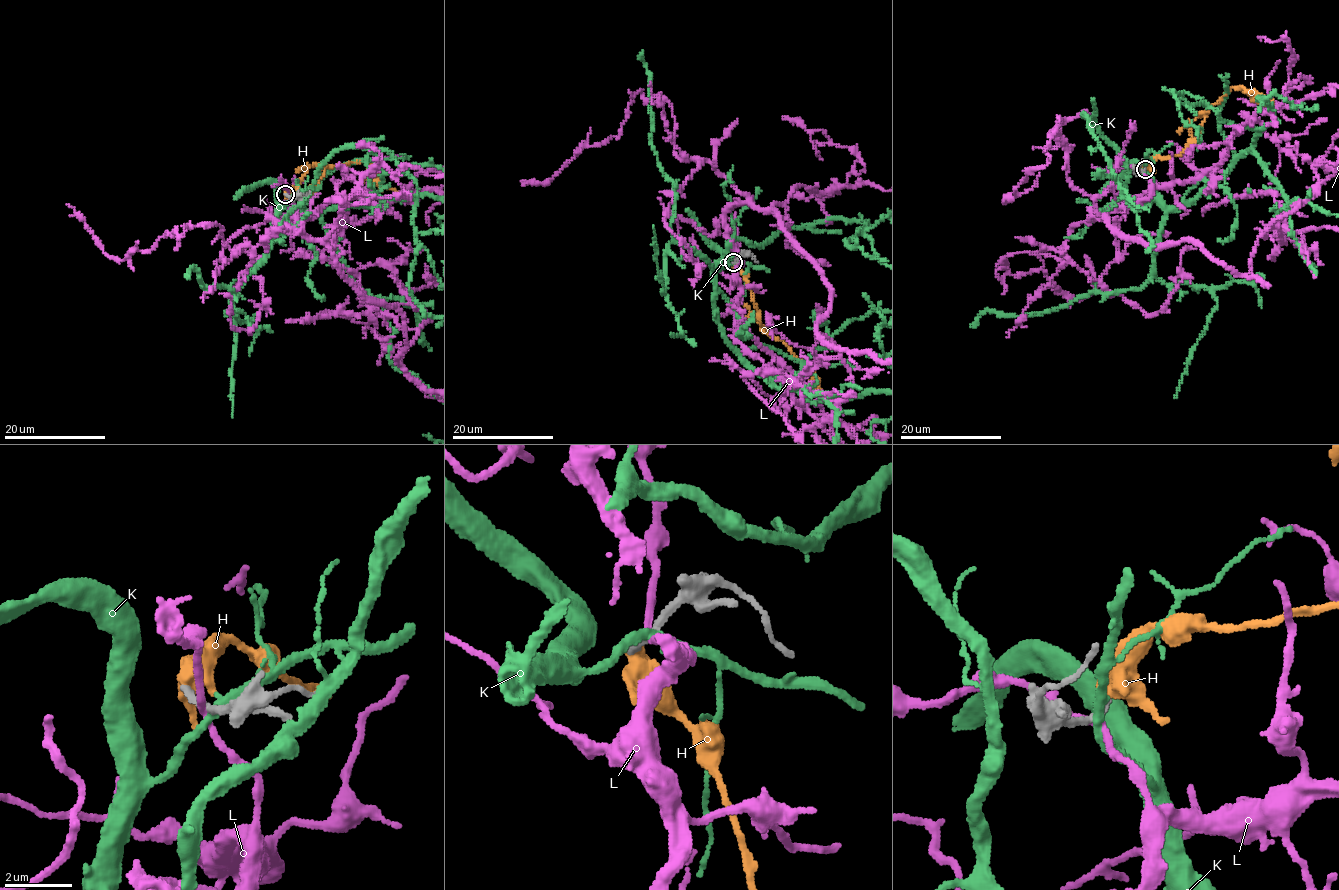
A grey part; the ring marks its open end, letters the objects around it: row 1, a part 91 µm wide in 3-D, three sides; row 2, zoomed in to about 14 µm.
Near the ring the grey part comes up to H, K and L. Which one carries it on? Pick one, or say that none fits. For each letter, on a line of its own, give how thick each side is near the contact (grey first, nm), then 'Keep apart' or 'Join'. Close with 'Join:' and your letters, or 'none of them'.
H: Thickness 220 nm (grey) against 500 nm. Keep apart
K: Thickness 280 nm (grey) against 260 nm. Keep apart
L: Thickness 300 nm (grey) against 190 nm. Keep apart
Join: none of them

